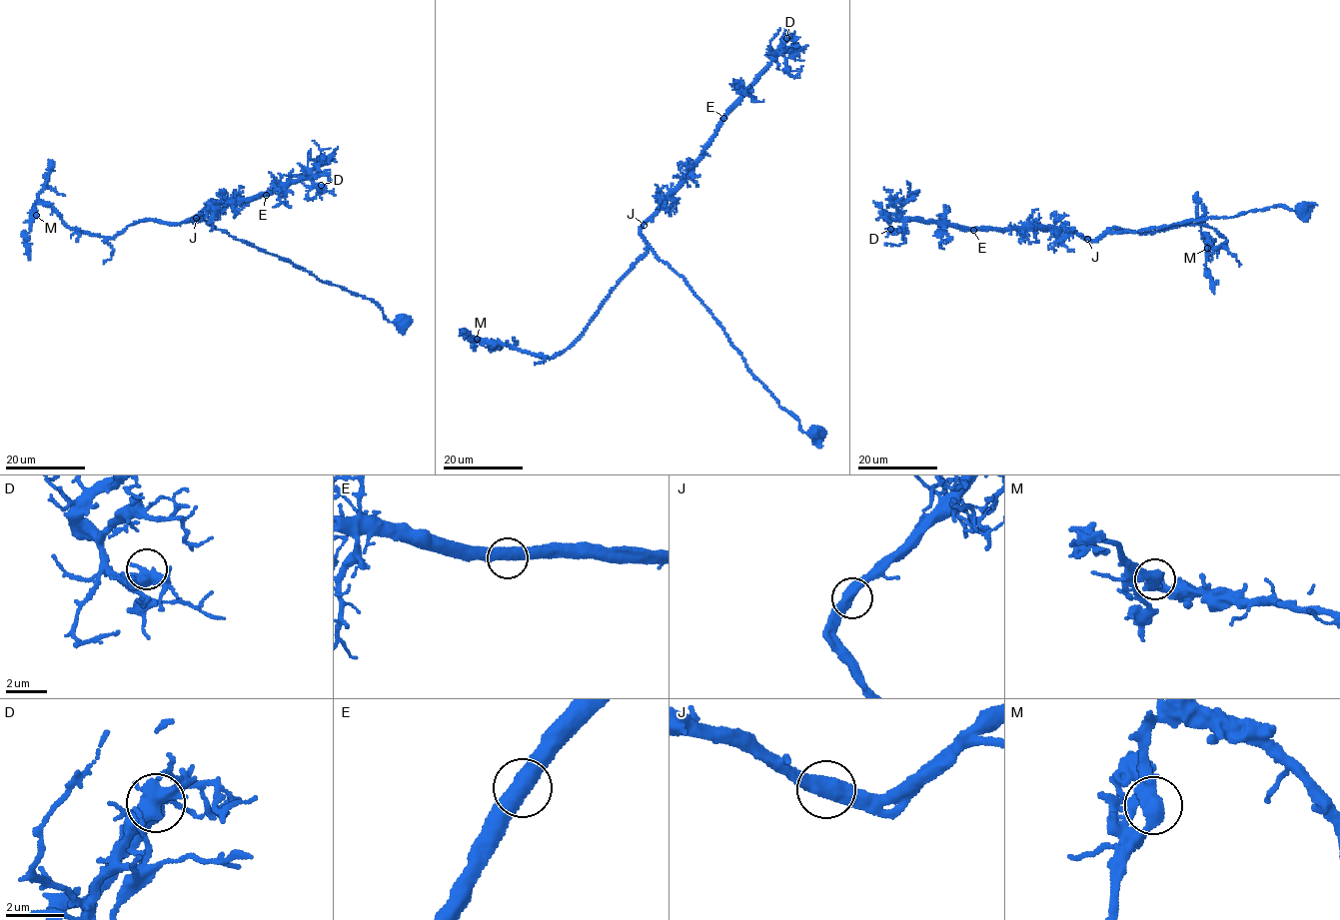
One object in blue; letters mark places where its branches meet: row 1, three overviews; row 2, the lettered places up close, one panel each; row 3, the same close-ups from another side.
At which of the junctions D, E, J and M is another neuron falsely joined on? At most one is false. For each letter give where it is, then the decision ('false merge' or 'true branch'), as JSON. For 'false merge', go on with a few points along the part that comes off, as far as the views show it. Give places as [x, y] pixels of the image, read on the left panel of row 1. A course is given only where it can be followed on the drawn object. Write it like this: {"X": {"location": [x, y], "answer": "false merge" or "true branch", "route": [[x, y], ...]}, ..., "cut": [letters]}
{"D": {"location": [321, 185], "answer": "true branch"}, "E": {"location": [266, 195], "answer": "true branch"}, "J": {"location": [196, 218], "answer": "true branch"}, "M": {"location": [36, 215], "answer": "true branch"}, "cut": []}

